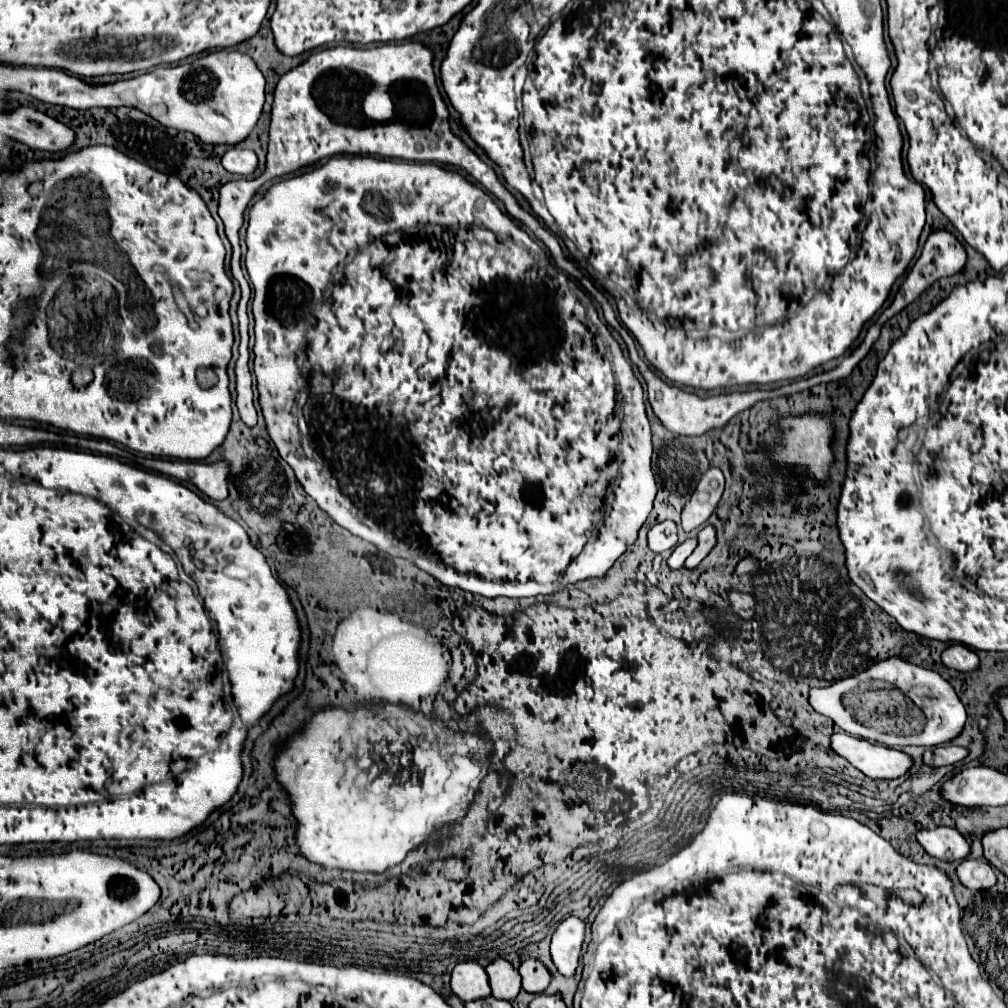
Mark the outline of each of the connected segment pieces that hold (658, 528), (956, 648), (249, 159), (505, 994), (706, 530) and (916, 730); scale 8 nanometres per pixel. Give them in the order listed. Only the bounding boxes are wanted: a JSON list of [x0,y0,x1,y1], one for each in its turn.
[[648,520,678,552],[942,644,978,672],[222,148,258,176],[486,958,520,1002],[684,526,716,570],[810,658,966,748]]

